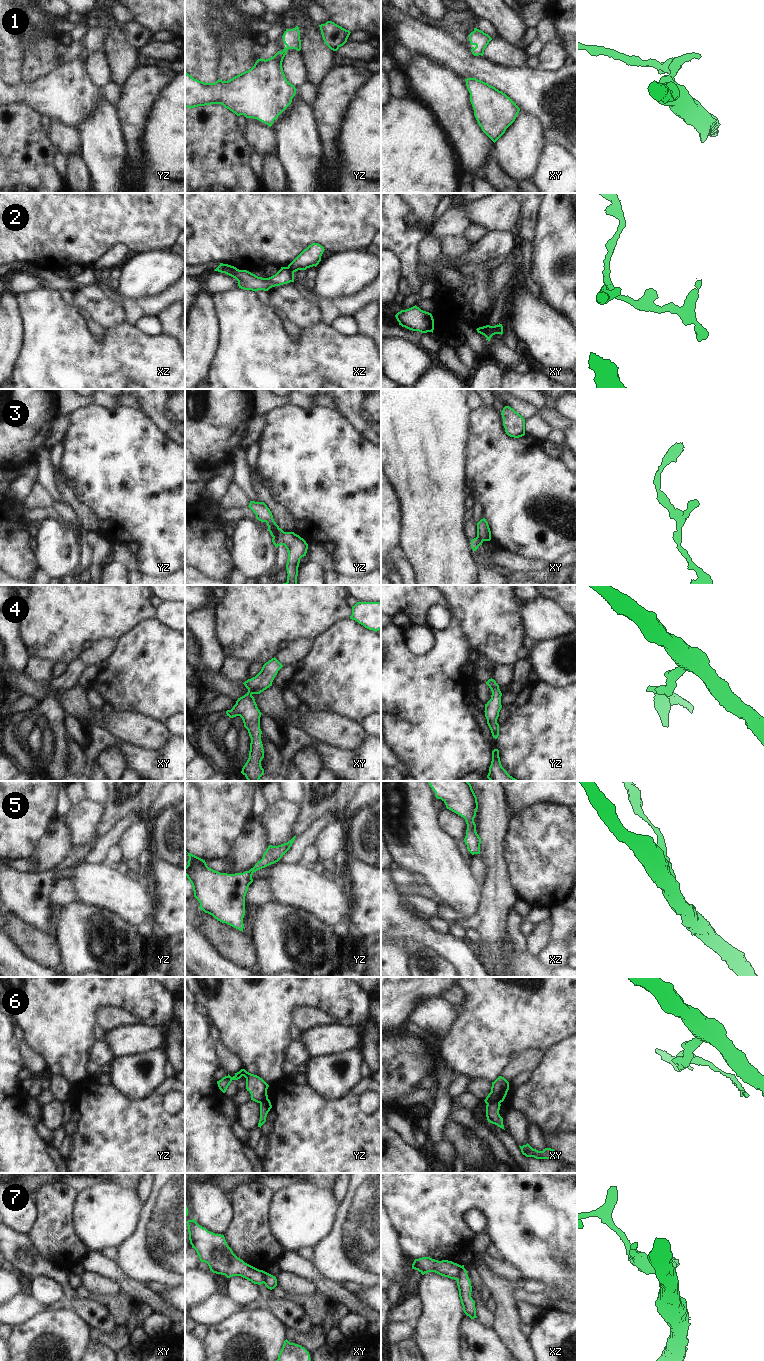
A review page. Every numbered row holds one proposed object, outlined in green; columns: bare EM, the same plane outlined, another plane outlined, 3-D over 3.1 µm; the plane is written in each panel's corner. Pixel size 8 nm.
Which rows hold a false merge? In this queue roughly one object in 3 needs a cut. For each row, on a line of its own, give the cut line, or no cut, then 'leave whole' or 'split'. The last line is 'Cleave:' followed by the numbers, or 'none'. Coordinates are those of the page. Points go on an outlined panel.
1: no cut; leave whole
2: cut in xz along (287, 267), (293, 272); split
3: cut in yz along (284, 532), (273, 538); split
4: no cut; leave whole
5: no cut; leave whole
6: cut in xy along (499, 1102), (486, 1103); split
7: cut in xz along (461, 1266), (456, 1279); split
Cleave: 2, 3, 6, 7

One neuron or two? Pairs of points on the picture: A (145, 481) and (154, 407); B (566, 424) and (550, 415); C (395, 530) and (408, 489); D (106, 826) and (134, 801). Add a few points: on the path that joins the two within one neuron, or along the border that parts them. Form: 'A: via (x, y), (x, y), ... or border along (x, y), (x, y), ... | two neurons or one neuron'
A: border along (142, 410), (167, 437) | two neurons
B: via (562, 423), (554, 419) | one neuron
C: border along (394, 485), (402, 504), (404, 530) | two neurons
D: via (111, 819), (127, 803) | one neuron

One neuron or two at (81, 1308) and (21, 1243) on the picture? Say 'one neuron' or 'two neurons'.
one neuron

